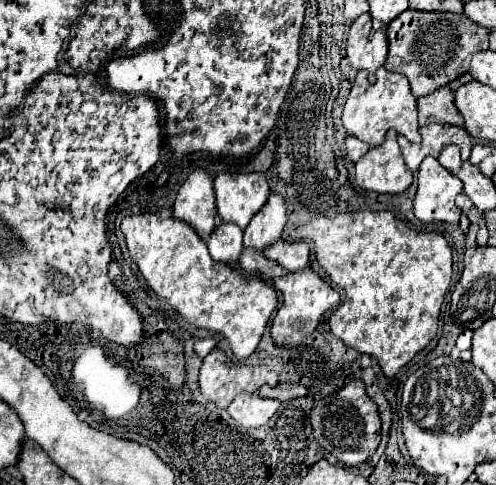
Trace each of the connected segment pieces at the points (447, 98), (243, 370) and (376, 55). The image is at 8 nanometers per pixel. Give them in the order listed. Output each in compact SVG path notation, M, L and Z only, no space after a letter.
M441 87L435 93L429 93L425 97L417 99L417 111L419 111L419 125L427 123L451 123L451 125L463 125L463 117L453 105L453 91L449 87Z
M215 349L219 355L209 353L203 359L199 373L199 387L205 399L213 401L221 409L237 397L239 391L257 391L261 385L277 383L277 373L267 367L251 365L227 365L221 361L221 349Z
M363 13L351 23L347 39L347 57L355 69L367 69L375 73L387 59L387 35L375 31L371 37L371 15Z

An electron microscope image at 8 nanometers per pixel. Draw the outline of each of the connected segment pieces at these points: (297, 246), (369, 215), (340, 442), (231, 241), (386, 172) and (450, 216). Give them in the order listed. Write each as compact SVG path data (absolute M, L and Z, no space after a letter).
M279 239L269 245L265 251L267 259L277 261L285 271L299 271L309 263L309 245L307 243L291 243L287 239Z
M355 211L355 213L341 213L337 217L319 217L319 219L313 219L309 221L307 225L295 229L291 233L291 239L295 241L307 241L307 243L313 243L313 249L315 249L315 257L319 261L319 265L327 271L329 279L345 293L345 301L333 309L333 313L329 315L329 327L333 331L335 337L339 337L345 345L349 345L351 349L359 351L359 353L367 353L371 357L375 357L385 373L385 377L393 377L403 365L407 365L421 349L425 349L431 339L437 335L437 329L439 329L439 313L441 313L441 305L443 305L443 299L445 299L445 293L451 285L451 247L449 243L445 241L443 235L439 233L419 233L419 231L413 231L409 229L405 223L397 221L393 217L393 213L389 211Z
M353 379L343 389L333 393L331 397L317 401L309 413L309 419L313 425L313 435L319 441L319 445L325 451L333 453L337 457L337 461L341 461L345 465L355 467L355 465L367 461L377 451L381 419L379 419L377 405L365 393L365 385L361 379Z
M221 223L207 235L207 247L213 259L223 263L235 263L243 249L243 229L235 223Z
M395 129L387 131L383 145L371 147L357 161L357 183L375 193L403 193L413 183L413 173L403 161Z
M425 157L419 165L417 183L413 211L419 221L459 223L461 209L455 205L455 197L461 193L459 177L449 173L435 157Z

